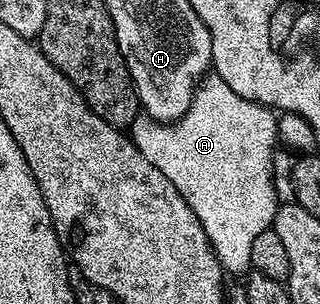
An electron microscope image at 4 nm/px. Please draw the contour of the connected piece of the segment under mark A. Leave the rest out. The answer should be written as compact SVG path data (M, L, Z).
M221 77L200 78L190 107L179 121L153 121L147 115L137 116L130 126L130 136L138 151L166 177L178 195L198 219L216 260L232 273L247 274L252 269L252 248L258 235L273 228L278 200L272 182L272 152L278 145L277 114L259 101L242 99L230 91Z

